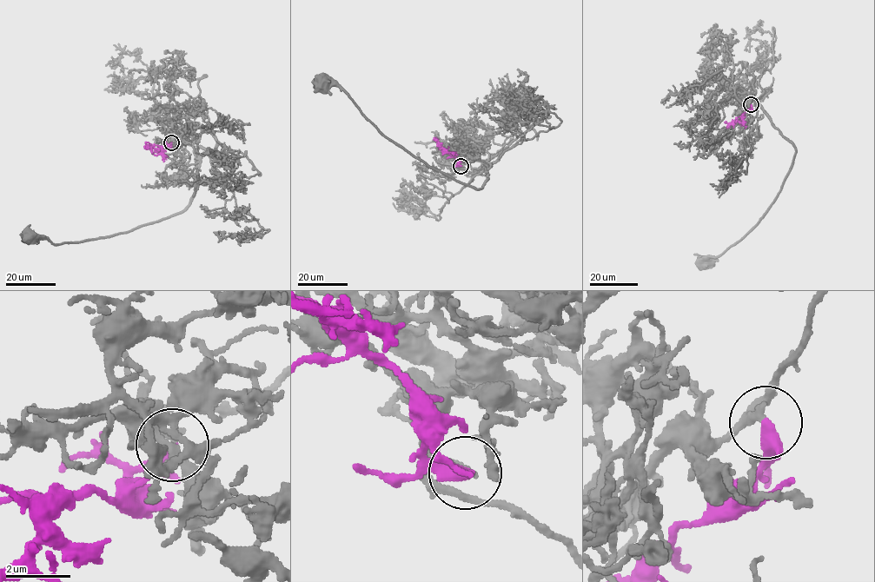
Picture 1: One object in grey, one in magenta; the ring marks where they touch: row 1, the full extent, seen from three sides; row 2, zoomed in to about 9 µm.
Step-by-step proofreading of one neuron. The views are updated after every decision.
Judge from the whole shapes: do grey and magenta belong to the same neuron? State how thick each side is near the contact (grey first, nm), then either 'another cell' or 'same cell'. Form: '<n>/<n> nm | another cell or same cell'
240/440 nm | same cell

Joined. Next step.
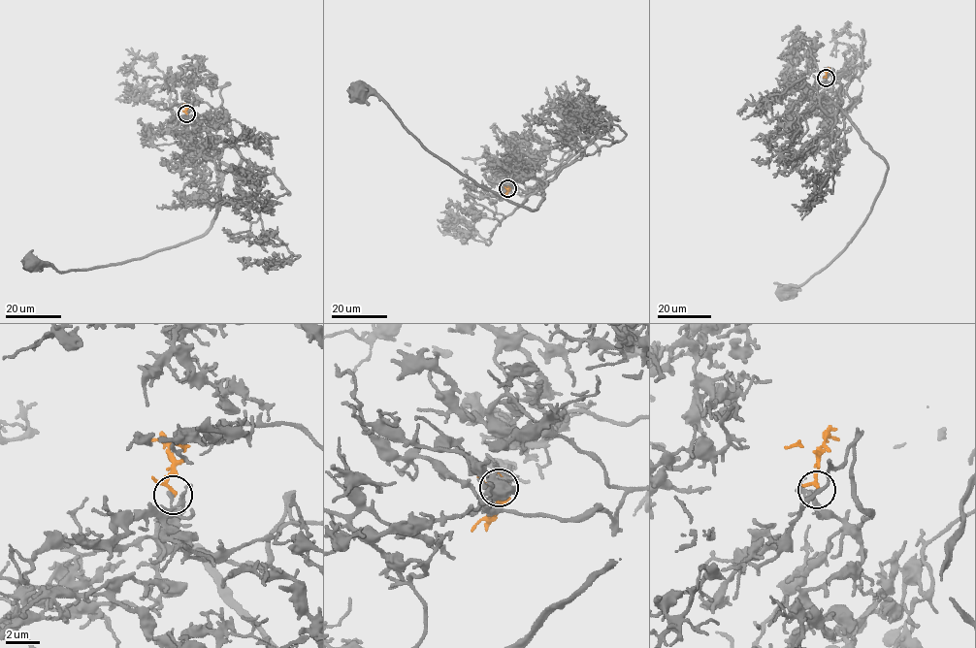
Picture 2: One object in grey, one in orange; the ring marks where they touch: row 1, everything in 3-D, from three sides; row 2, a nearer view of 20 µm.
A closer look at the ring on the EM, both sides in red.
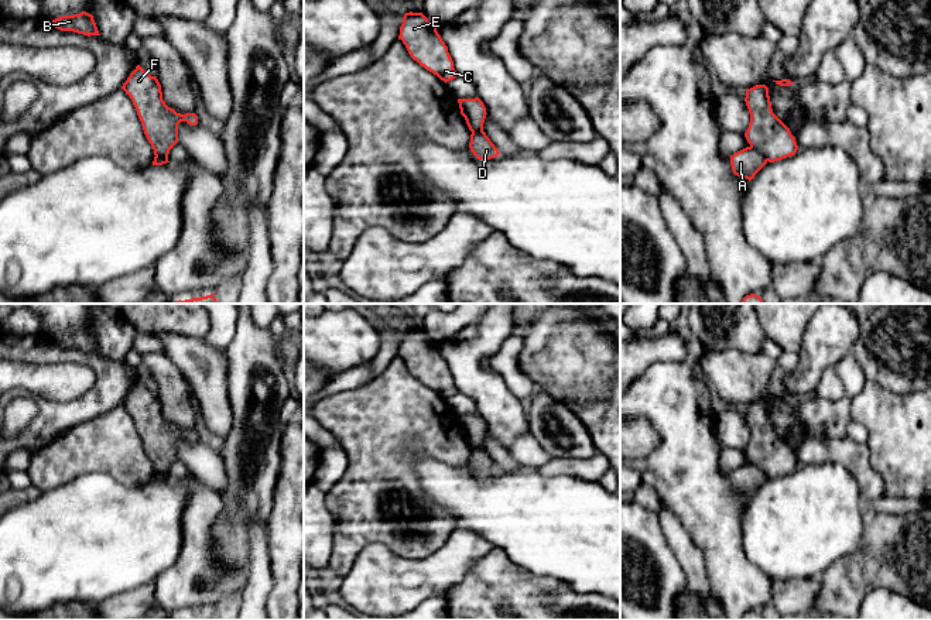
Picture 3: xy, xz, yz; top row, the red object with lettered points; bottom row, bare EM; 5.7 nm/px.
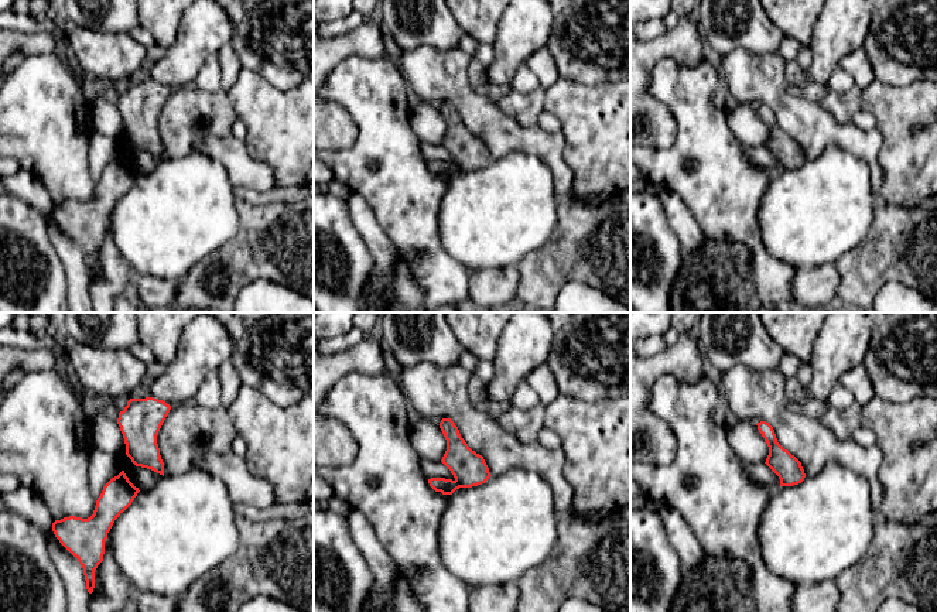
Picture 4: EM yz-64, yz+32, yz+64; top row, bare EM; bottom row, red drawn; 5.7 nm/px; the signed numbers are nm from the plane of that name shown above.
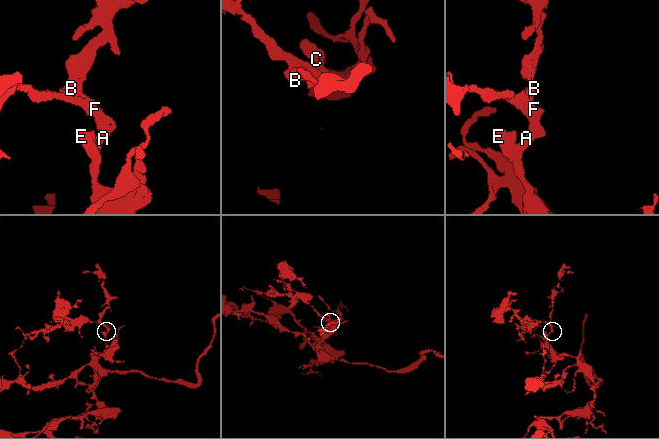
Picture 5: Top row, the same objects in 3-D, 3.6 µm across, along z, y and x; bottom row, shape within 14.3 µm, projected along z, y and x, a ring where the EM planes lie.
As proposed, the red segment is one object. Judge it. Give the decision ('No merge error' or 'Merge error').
Merge error

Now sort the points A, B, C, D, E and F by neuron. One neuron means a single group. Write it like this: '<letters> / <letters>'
A C E / B D F

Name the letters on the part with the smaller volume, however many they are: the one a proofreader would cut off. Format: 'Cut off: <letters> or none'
Cut off: B, D, F

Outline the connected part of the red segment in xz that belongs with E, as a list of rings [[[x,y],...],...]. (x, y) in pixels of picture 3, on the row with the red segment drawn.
[[[422,13],[404,14],[398,40],[403,41],[414,61],[445,83],[458,76],[437,25],[429,23]]]

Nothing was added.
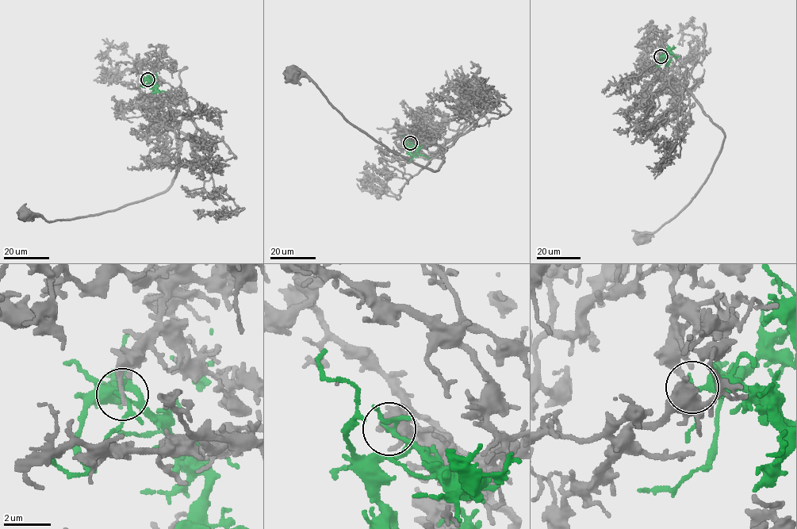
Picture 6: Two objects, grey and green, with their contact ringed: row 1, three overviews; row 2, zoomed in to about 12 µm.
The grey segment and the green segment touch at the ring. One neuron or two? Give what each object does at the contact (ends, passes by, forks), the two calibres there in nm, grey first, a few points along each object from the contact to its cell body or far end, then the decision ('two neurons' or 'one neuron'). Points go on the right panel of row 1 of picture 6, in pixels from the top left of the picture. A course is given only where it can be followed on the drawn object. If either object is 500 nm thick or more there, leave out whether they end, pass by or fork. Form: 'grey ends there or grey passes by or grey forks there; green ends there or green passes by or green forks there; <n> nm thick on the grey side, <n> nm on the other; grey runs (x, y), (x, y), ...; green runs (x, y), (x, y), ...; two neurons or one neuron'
grey ends there; green forks there; 200 nm thick on the grey side, 140 nm on the other; grey runs (660, 56), (666, 51), (668, 79), (685, 87), (725, 135), (691, 201), (641, 236); green runs (660, 56), (670, 54), (672, 47), (670, 51), (675, 58), (679, 56); one neuron

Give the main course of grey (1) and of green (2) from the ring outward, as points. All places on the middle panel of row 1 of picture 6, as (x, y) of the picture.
1: (410, 143), (443, 146), (457, 135), (441, 149), (444, 162), (434, 171), (354, 127), (312, 80), (293, 74)
2: (410, 143), (410, 153), (415, 156), (416, 153), (429, 158)

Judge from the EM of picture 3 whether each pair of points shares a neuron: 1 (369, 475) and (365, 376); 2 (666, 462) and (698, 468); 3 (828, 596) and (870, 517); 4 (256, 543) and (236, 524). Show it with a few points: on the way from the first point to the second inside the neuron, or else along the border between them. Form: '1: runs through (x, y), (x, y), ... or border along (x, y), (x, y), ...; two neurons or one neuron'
1: border along (375, 377), (360, 386), (334, 394); two neurons
2: runs through (674, 465), (690, 468); one neuron
3: runs through (848, 576), (872, 552), (872, 537); one neuron
4: border along (266, 521), (255, 521), (249, 528), (247, 569); two neurons

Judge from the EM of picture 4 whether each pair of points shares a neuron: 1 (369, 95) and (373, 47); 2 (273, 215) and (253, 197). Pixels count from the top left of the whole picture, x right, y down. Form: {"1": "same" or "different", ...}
{"1": "different", "2": "different"}

